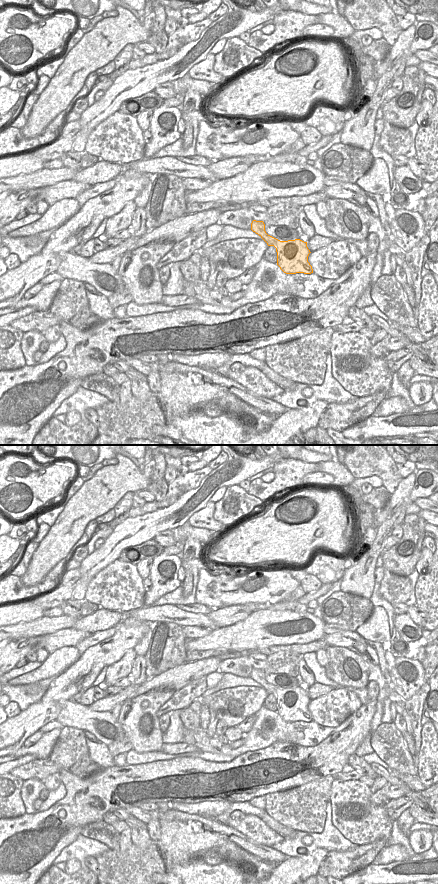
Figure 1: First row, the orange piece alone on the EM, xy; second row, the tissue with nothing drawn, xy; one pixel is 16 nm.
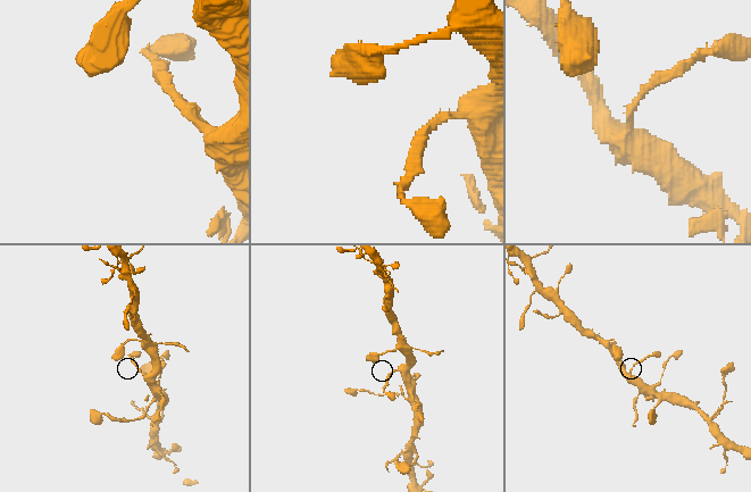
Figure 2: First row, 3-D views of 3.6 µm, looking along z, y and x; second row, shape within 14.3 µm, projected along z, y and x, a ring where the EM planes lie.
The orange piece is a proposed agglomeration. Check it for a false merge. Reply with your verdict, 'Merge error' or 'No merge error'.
No merge error.

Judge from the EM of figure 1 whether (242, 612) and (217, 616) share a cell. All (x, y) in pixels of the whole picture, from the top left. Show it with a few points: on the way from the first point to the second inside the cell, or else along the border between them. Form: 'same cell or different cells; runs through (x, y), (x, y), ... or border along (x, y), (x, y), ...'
same cell; runs through (236, 613), (223, 616)

